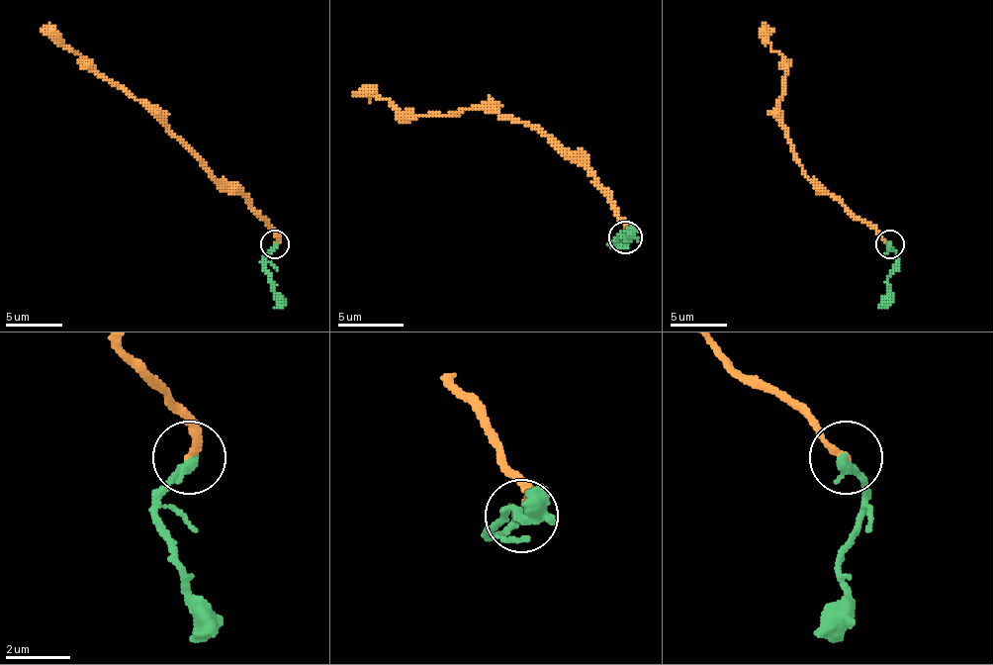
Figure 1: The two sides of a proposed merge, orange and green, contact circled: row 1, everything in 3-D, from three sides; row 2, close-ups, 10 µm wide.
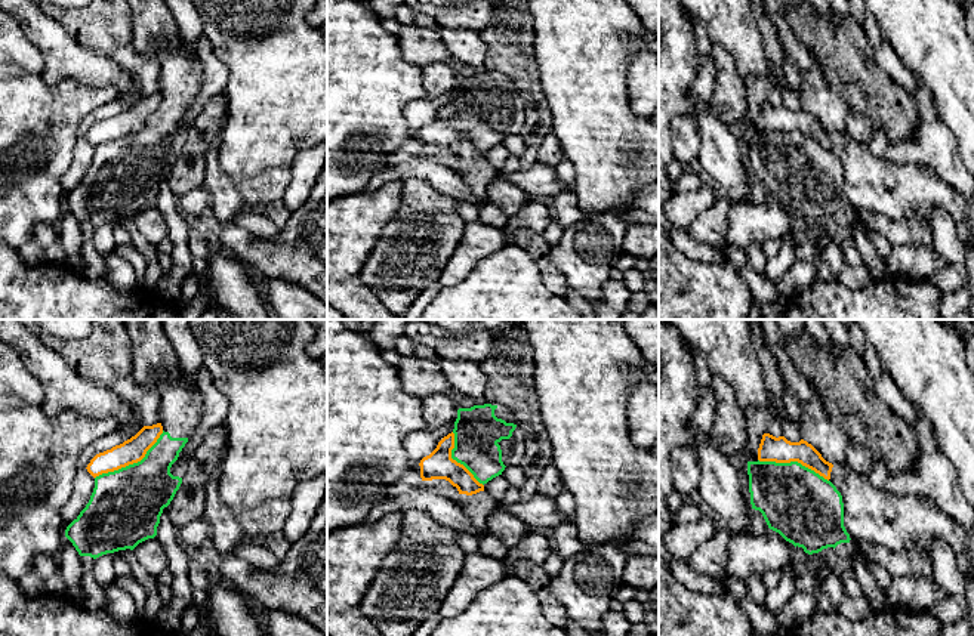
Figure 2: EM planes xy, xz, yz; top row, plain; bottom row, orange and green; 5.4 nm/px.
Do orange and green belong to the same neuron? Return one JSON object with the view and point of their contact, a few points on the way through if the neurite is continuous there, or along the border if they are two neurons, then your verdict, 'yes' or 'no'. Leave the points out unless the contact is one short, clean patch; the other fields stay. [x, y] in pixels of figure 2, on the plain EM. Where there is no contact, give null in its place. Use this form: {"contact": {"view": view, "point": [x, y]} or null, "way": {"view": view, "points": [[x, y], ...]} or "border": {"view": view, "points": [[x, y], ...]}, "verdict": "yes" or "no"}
{"contact": {"view": "xy", "point": [132, 132]}, "verdict": "no"}

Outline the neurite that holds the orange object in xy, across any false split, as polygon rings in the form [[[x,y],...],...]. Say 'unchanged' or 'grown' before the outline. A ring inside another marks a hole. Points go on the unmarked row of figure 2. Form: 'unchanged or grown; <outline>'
unchanged; [[[161,92],[144,95],[135,105],[123,112],[96,123],[86,138],[93,146],[96,146],[102,142],[138,132],[145,126],[147,120],[157,111],[161,102]]]

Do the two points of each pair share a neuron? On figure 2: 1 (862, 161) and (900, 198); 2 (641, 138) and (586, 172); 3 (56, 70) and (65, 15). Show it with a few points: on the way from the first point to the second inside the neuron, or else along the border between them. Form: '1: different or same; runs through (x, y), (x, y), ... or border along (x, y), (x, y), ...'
1: same; runs through (874, 173), (882, 182), (896, 187)
2: same; runs through (628, 151), (619, 153), (600, 172)
3: different; border along (48, 15), (56, 19), (70, 36), (91, 49)

